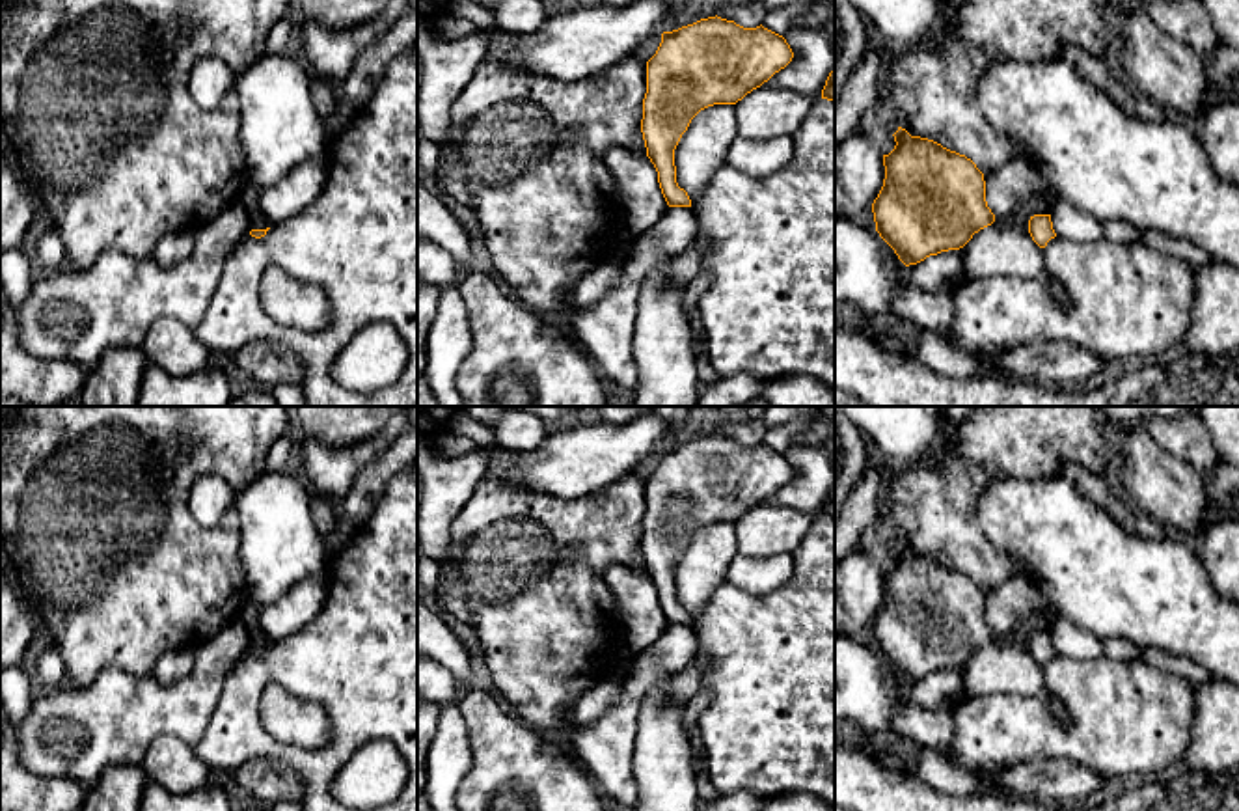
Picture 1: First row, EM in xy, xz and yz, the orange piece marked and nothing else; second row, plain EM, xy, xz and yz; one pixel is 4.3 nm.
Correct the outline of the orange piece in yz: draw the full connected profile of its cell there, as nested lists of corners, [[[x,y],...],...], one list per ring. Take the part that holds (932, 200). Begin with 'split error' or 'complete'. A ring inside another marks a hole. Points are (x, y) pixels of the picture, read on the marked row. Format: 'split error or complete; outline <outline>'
complete; outline [[[902,127],[892,136],[896,145],[883,155],[885,179],[872,213],[876,231],[905,267],[941,252],[960,250],[974,233],[995,222],[986,201],[984,173],[971,158],[933,140],[911,136]]]

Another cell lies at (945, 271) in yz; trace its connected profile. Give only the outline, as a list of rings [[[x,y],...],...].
[[[958,250],[930,255],[907,267],[905,282],[928,293],[954,291],[967,282],[963,261]]]

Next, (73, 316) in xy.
[[[235,201],[196,231],[192,254],[177,265],[158,267],[151,257],[134,259],[117,248],[108,248],[86,270],[67,265],[37,268],[32,289],[15,313],[20,345],[39,360],[71,362],[88,373],[95,369],[104,351],[140,347],[158,319],[168,317],[196,328],[229,254],[246,235],[250,235],[250,213]]]

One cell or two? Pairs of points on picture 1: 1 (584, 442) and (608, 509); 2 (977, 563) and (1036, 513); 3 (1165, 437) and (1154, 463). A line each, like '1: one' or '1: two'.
1: two
2: two
3: two

